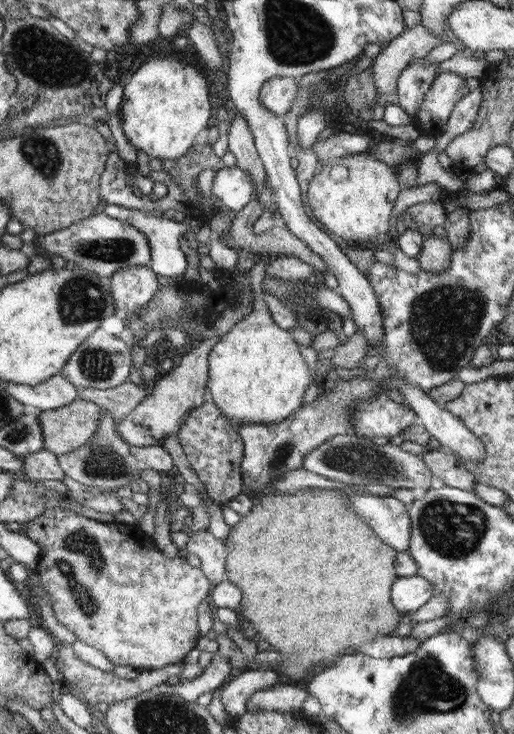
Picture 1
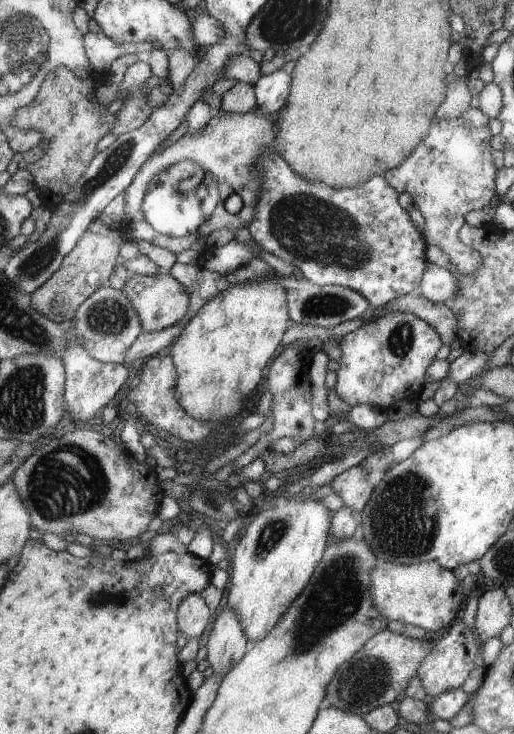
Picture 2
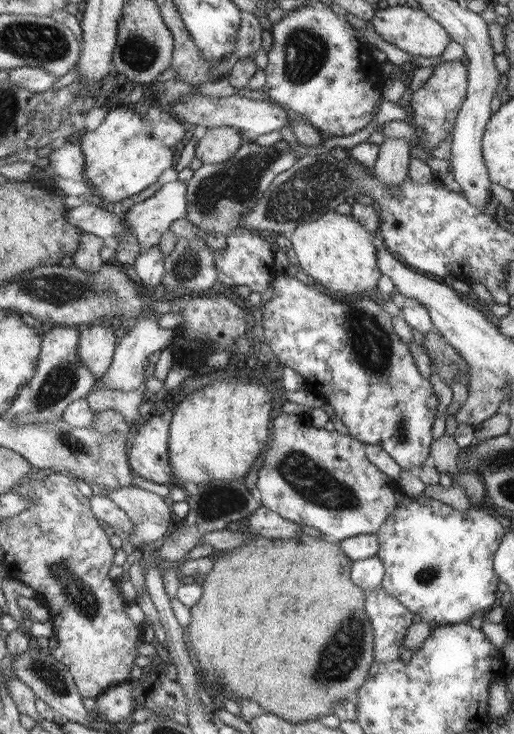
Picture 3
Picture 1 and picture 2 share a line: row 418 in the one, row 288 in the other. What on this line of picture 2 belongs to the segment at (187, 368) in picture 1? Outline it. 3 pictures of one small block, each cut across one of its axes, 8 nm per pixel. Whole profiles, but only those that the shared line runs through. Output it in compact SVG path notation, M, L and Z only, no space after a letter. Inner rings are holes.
M132 271L130 273L122 291L136 309L144 332L164 330L178 323L187 314L190 306L189 293L181 281L169 274L137 275Z

